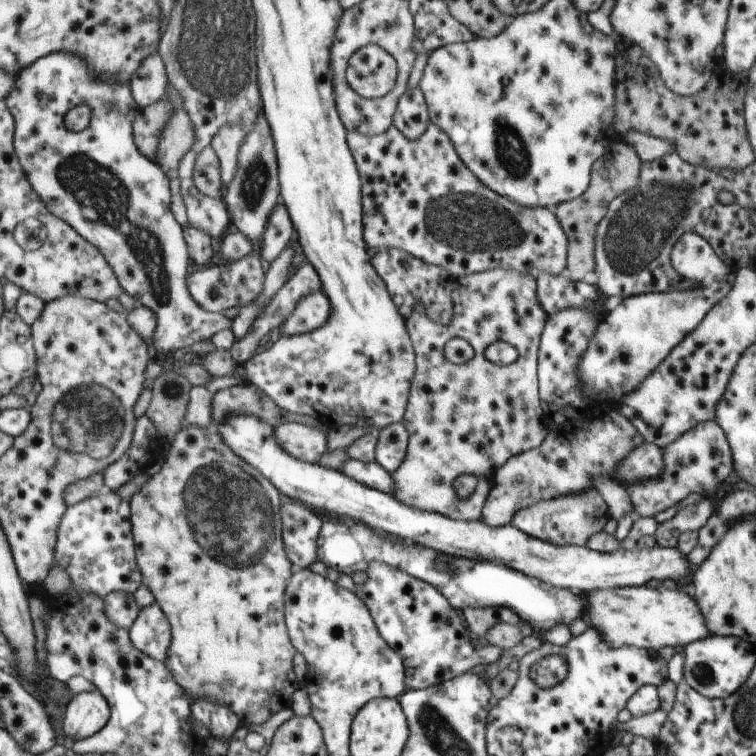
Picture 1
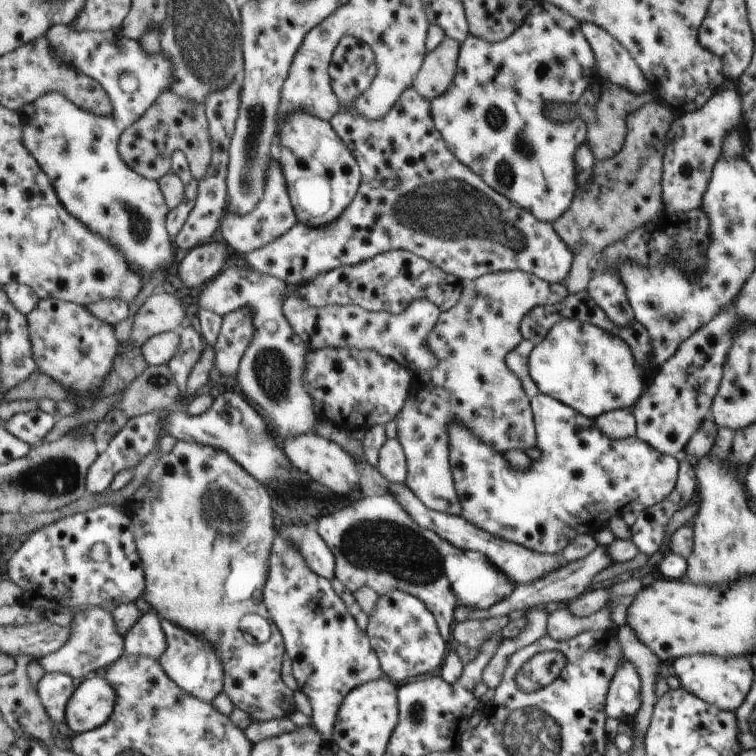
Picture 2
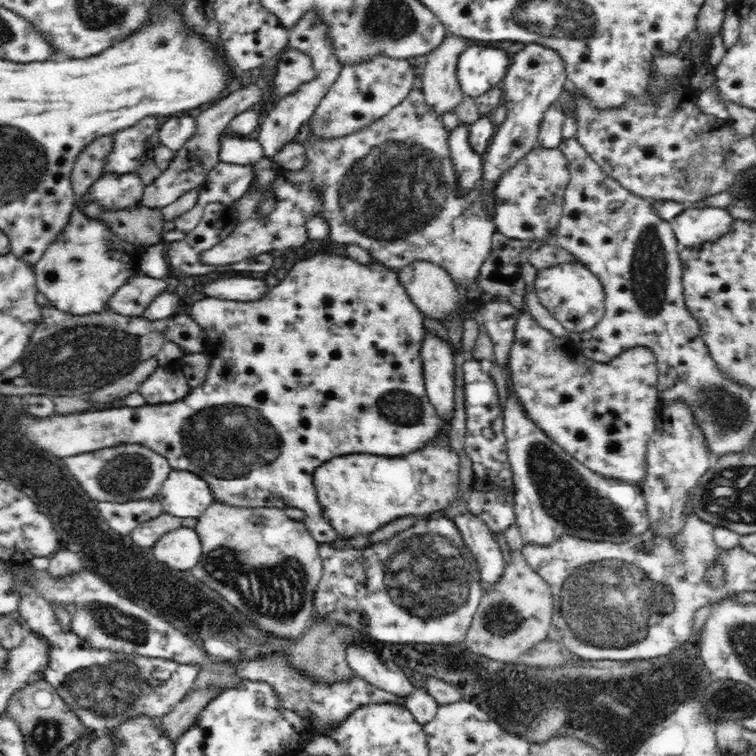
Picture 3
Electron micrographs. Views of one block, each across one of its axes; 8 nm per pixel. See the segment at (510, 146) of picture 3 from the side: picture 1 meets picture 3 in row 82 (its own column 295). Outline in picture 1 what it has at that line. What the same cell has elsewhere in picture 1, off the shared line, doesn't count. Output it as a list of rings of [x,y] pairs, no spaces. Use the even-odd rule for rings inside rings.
[[[287,500],[282,506],[282,537],[286,557],[293,568],[305,569],[316,560],[321,535],[318,512],[301,501]]]

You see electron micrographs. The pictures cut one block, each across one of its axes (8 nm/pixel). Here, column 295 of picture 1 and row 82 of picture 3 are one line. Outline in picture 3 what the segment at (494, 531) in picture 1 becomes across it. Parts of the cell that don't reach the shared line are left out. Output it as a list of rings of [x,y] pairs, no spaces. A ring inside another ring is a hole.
[[[469,46],[458,56],[458,84],[466,97],[482,96],[498,86],[511,64],[510,54],[500,48]]]

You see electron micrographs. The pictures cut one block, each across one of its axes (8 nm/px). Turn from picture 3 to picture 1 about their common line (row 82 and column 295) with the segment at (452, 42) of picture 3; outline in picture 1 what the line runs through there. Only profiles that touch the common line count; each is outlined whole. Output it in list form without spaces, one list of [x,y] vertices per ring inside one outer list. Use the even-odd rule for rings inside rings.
[[[283,422],[273,428],[273,435],[288,455],[300,461],[316,463],[326,451],[326,436],[311,426]]]

